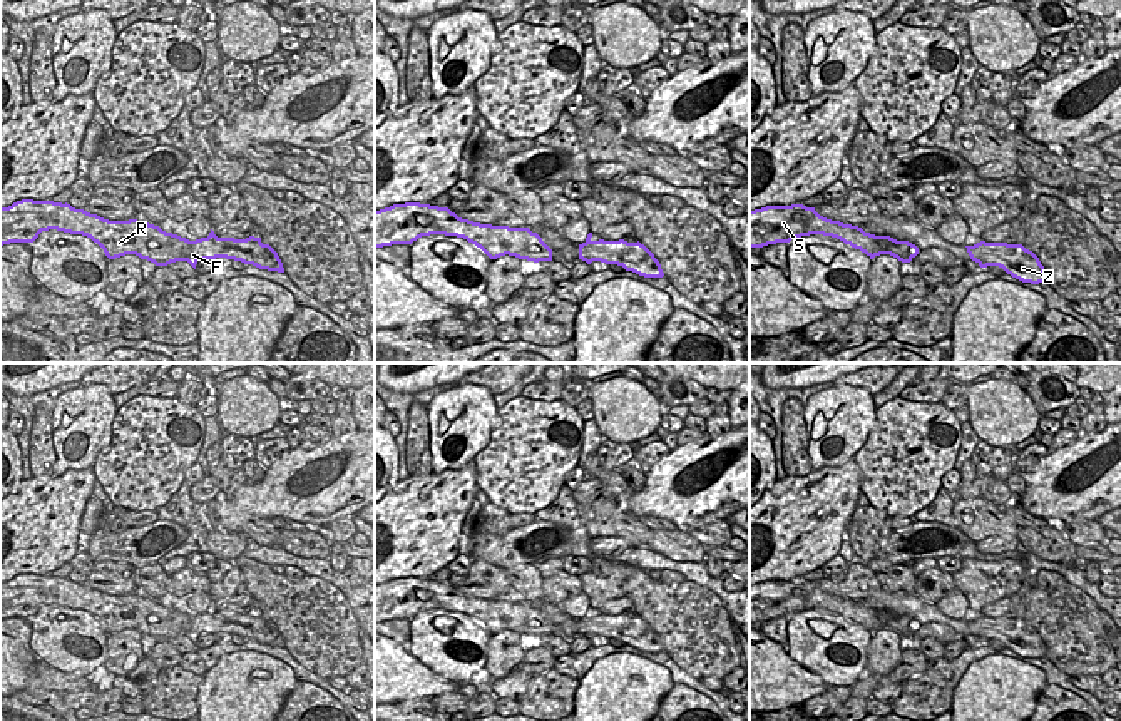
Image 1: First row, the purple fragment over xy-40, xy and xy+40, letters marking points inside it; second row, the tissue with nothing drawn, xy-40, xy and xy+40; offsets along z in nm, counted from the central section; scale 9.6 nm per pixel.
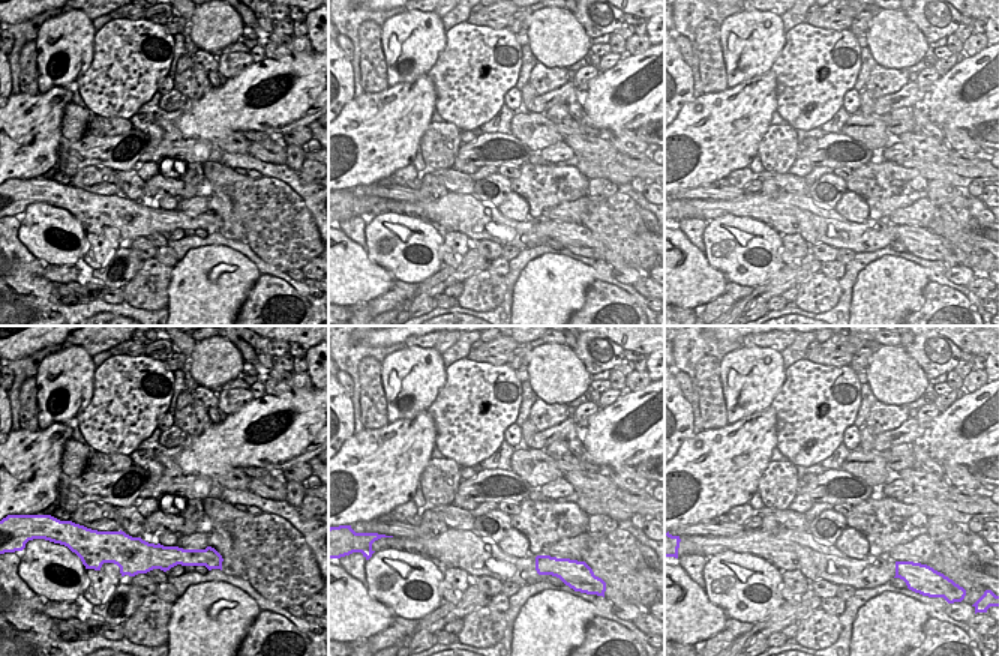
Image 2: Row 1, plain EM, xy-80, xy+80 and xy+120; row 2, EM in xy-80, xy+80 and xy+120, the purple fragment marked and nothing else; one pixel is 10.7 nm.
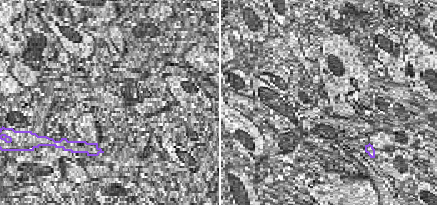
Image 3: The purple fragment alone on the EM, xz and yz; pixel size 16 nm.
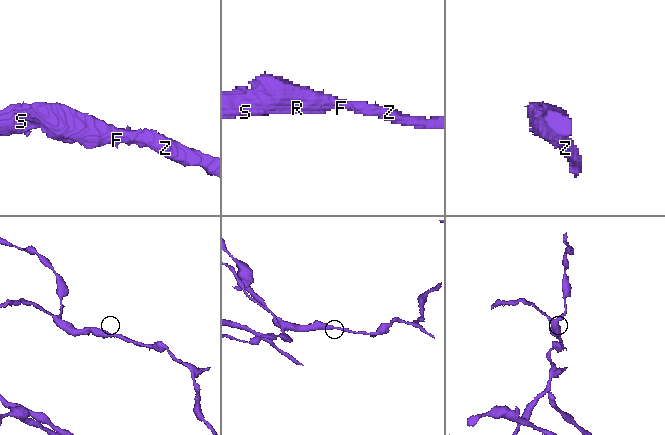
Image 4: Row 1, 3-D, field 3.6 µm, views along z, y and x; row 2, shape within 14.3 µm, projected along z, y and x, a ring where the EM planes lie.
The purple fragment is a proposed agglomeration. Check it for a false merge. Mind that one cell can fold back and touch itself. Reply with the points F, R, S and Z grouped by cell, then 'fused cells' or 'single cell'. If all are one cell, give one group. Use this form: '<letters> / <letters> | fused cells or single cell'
F R S Z | single cell

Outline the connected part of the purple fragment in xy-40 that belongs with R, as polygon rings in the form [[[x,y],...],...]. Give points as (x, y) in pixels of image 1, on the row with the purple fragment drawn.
[[[22,199],[8,207],[0,207],[0,246],[10,243],[33,243],[42,231],[57,229],[70,234],[82,234],[97,243],[109,259],[125,254],[136,254],[156,266],[167,266],[176,261],[187,261],[194,269],[199,259],[226,258],[253,264],[259,269],[284,273],[278,253],[263,244],[261,238],[249,236],[246,239],[218,238],[211,229],[207,238],[189,241],[172,233],[162,231],[159,226],[142,222],[137,219],[109,221],[84,209],[75,209],[70,204],[54,201]]]

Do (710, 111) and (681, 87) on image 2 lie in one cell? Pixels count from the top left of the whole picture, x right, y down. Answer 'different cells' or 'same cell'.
different cells

